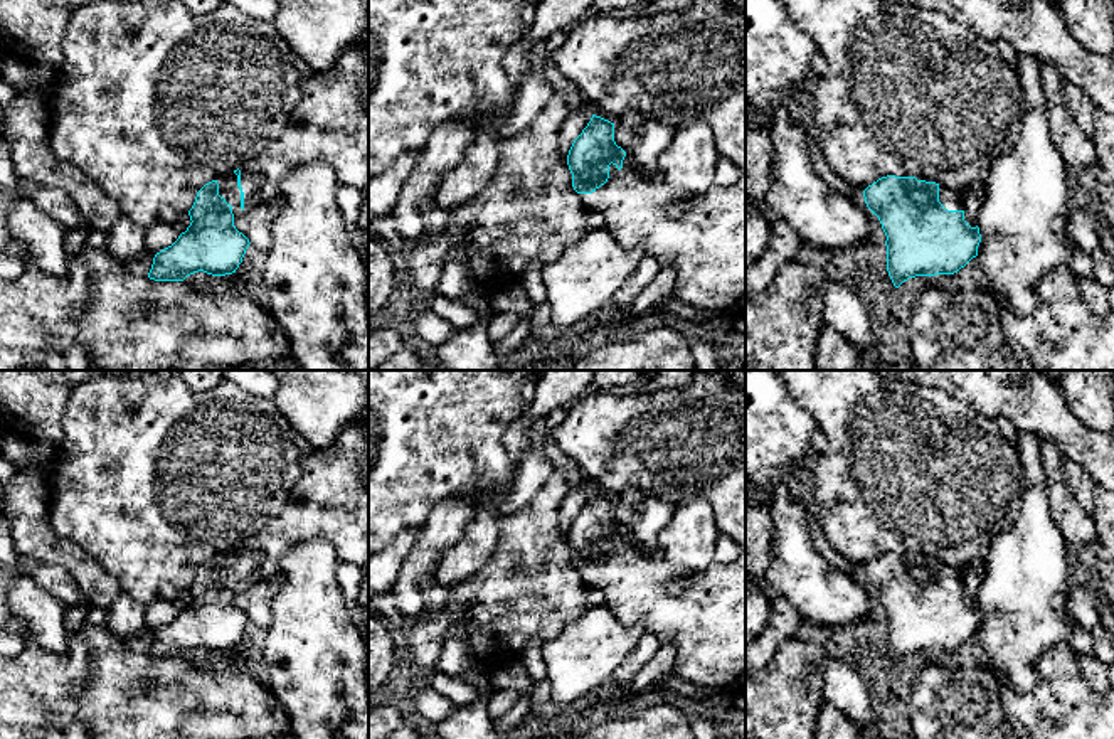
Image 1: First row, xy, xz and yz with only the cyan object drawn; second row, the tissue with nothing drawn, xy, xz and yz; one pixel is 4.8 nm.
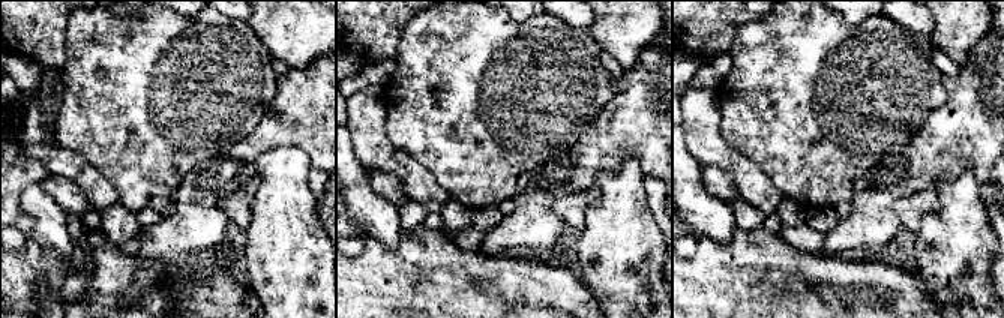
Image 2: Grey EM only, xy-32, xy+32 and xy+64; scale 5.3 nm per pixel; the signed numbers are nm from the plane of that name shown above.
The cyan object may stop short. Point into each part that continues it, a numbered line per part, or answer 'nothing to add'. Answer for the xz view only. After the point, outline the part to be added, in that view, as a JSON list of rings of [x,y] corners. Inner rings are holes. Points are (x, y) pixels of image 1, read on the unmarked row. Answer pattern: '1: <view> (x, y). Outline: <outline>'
1: xz (702, 611). Outline: [[[624,534],[623,545],[609,542],[609,556],[592,571],[579,571],[589,589],[599,589],[607,609],[624,625],[643,623],[646,631],[660,641],[673,641],[676,646],[675,673],[702,688],[744,692],[745,690],[745,550],[735,561],[712,561],[703,571],[692,571],[682,564],[655,561],[639,550]]]

